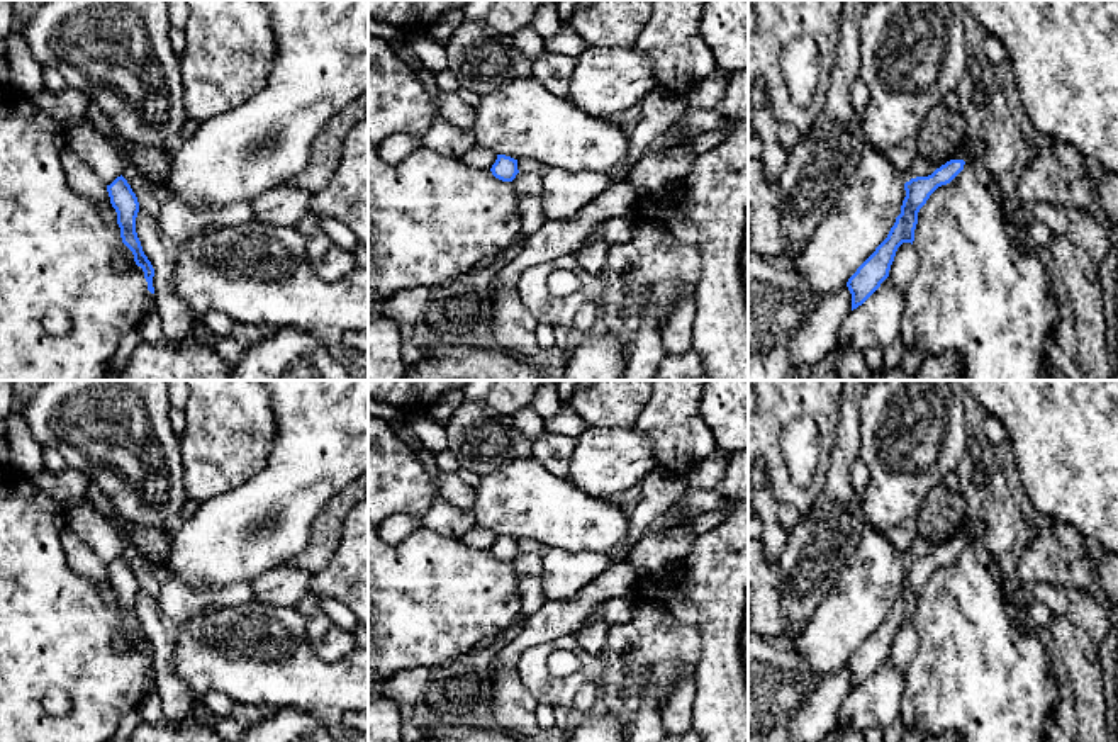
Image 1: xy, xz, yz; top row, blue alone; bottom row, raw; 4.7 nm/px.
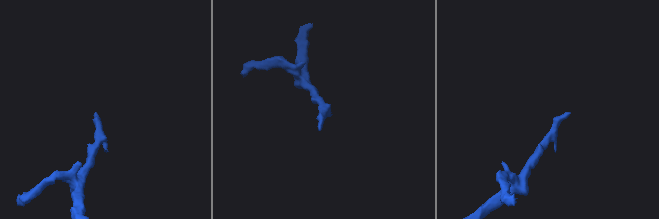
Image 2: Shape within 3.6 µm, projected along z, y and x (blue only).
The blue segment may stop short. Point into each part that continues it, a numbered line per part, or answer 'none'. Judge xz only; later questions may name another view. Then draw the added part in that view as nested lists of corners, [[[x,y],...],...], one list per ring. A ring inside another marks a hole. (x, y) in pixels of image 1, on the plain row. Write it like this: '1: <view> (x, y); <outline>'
none

